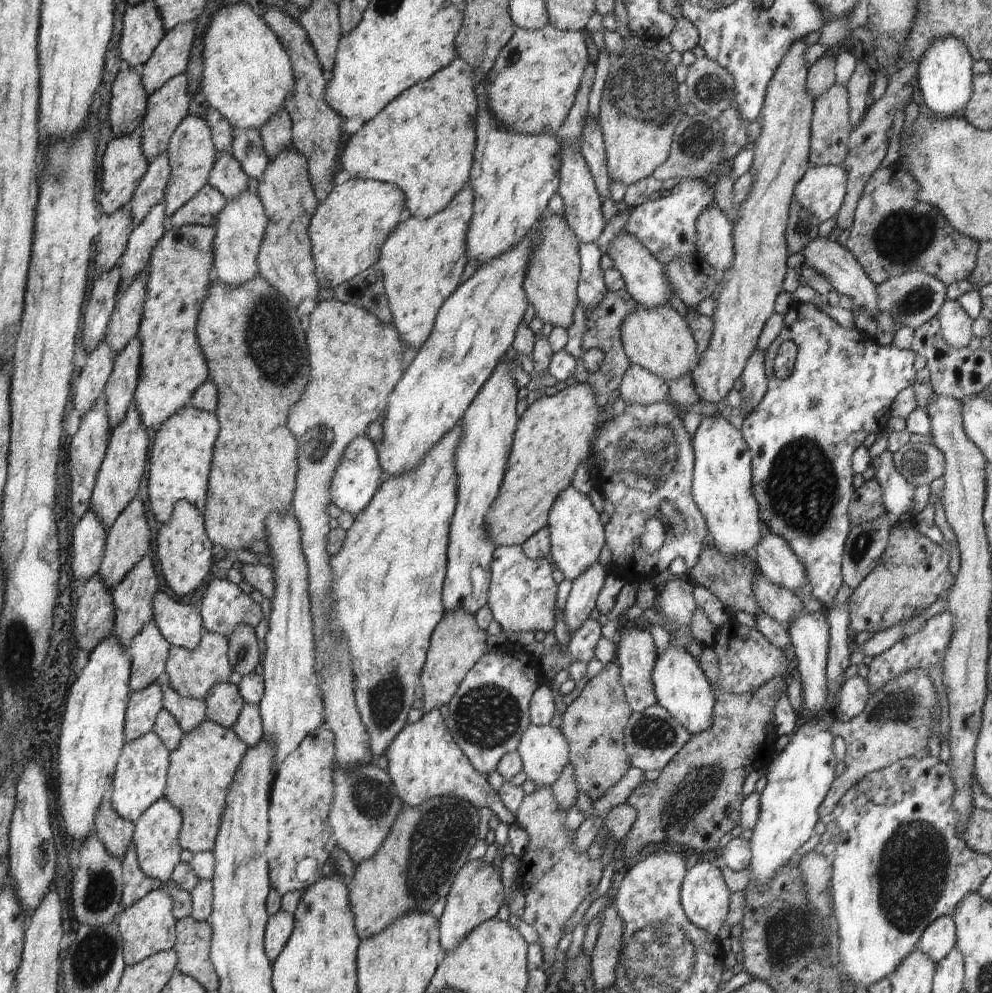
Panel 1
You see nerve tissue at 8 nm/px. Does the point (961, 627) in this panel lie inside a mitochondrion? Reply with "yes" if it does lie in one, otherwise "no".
no

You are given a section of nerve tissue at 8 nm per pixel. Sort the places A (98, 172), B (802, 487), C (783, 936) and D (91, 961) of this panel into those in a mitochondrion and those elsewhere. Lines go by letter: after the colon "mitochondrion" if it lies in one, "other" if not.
A: other
B: mitochondrion
C: mitochondrion
D: mitochondrion

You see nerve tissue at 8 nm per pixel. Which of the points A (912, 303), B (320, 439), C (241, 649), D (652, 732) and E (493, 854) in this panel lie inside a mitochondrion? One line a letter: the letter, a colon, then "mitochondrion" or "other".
A: mitochondrion
B: mitochondrion
C: mitochondrion
D: mitochondrion
E: other

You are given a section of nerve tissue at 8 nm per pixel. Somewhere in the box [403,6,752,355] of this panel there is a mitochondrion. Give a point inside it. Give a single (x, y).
(642, 91)

